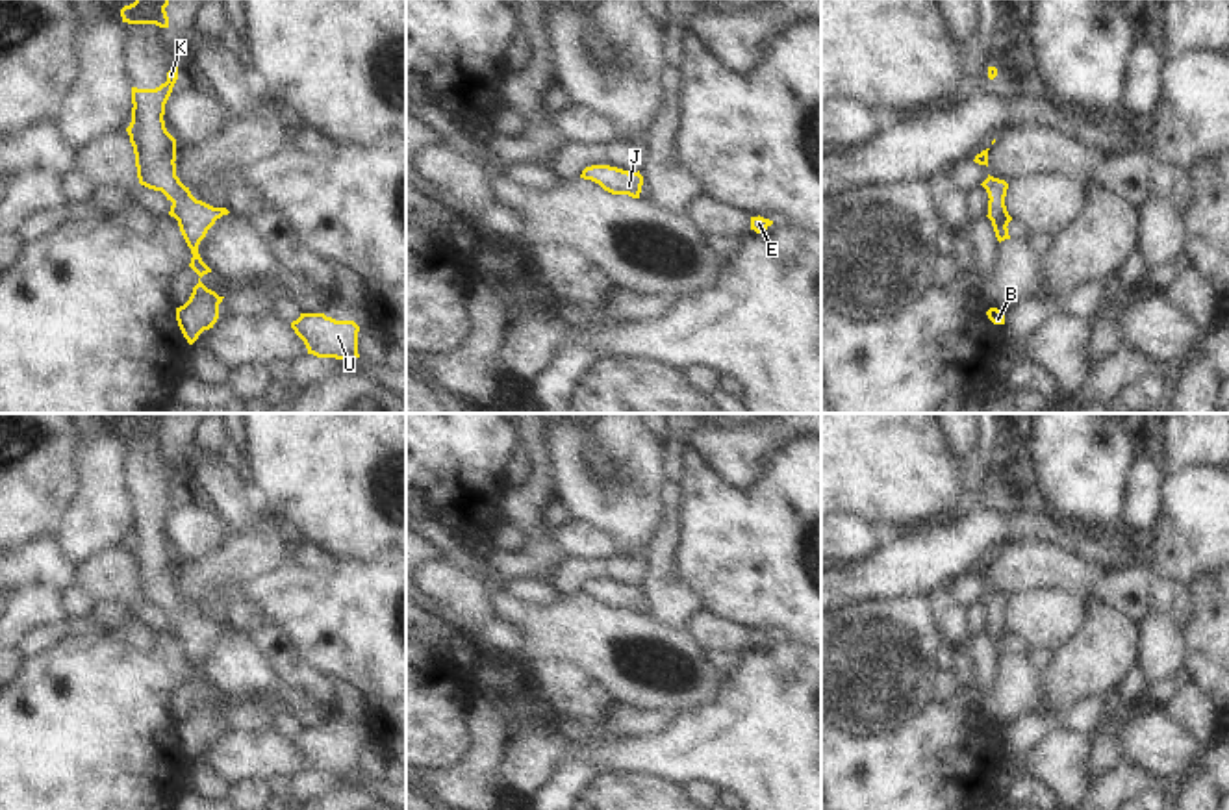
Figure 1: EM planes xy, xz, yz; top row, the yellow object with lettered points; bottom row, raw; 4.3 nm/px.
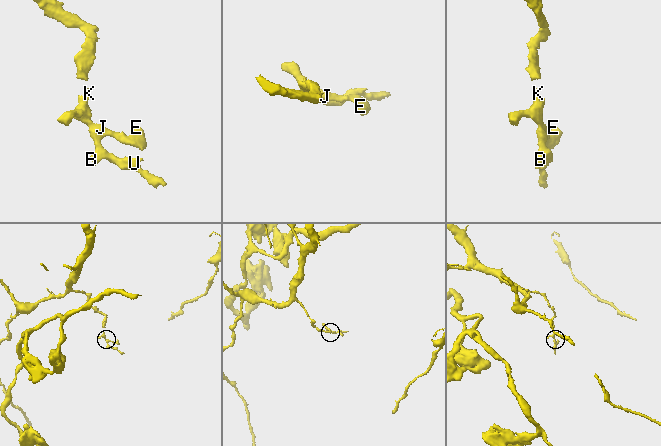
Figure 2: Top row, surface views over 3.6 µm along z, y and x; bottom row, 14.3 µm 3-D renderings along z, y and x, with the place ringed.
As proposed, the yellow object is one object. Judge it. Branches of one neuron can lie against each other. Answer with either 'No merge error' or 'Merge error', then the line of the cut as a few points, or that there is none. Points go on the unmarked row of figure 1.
No merge error. No split.

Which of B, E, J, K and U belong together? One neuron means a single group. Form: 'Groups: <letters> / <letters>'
Groups: B E J K U.

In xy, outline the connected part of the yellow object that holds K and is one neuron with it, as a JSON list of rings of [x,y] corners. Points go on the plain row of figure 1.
[[[172,482],[167,487],[167,497],[156,504],[137,504],[132,502],[132,538],[126,543],[130,551],[130,558],[135,569],[135,582],[139,599],[161,606],[167,615],[172,617],[169,630],[178,636],[180,647],[191,664],[191,678],[189,682],[202,693],[204,690],[211,688],[211,684],[202,677],[198,669],[198,660],[206,652],[208,645],[215,639],[217,634],[228,630],[226,623],[213,623],[202,615],[196,615],[189,602],[185,602],[180,593],[176,591],[176,554],[165,543],[165,519],[172,508],[172,502],[178,495],[178,482]]]

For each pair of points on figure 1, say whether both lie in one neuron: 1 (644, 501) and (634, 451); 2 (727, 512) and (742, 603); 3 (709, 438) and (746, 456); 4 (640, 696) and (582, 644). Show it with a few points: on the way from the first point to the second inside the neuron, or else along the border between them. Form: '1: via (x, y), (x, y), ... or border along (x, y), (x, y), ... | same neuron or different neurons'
1: via (634, 488), (634, 464) | same neuron
2: via (727, 534), (727, 540), (742, 555), (742, 581) | same neuron
3: via (718, 447), (736, 453) | same neuron
4: via (625, 681), (597, 655) | same neuron

